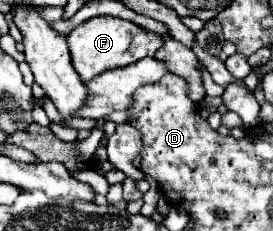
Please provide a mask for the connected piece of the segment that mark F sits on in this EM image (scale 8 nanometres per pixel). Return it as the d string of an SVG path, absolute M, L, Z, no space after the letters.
M114 16L90 18L68 34L68 48L72 54L74 70L86 82L106 70L112 70L118 66L128 66L146 56L154 56L154 50L158 50L160 44L162 44L162 38L158 34L144 30L144 28L136 26L134 22L114 18Z

